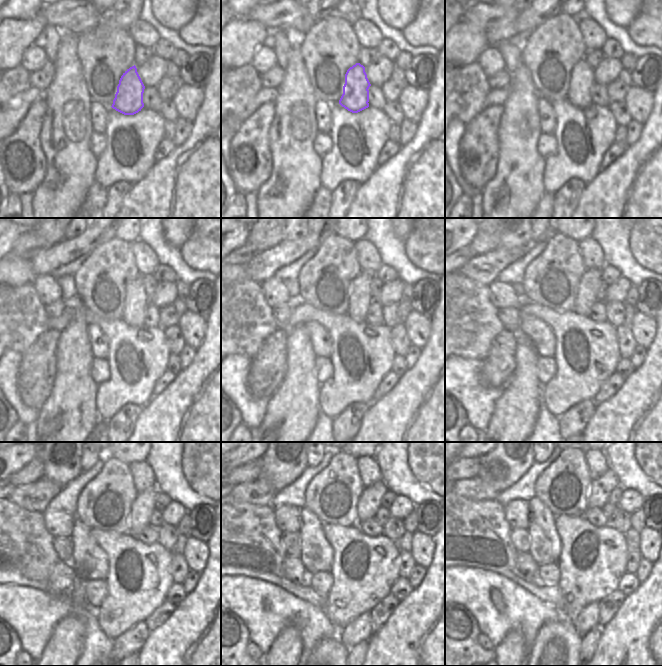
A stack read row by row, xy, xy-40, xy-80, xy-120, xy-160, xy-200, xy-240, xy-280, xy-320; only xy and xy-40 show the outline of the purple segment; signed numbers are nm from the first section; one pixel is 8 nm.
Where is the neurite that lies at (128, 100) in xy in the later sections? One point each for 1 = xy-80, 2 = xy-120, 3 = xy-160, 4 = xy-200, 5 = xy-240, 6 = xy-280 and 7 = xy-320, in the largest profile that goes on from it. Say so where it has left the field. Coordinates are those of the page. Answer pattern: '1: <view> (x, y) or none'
1: xy-80 (580, 95)
2: xy-120 (136, 300)
3: xy-160 (360, 299)
4: xy-200 (586, 297)
5: xy-240 (139, 516)
6: xy-280 (364, 513)
7: xy-320 (589, 506)

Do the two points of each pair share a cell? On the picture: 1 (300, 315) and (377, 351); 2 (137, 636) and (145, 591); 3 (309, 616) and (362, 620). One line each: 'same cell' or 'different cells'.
1: same cell
2: different cells
3: different cells

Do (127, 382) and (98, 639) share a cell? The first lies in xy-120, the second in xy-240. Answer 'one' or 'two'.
two

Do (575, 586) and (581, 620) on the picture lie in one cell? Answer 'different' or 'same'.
same

